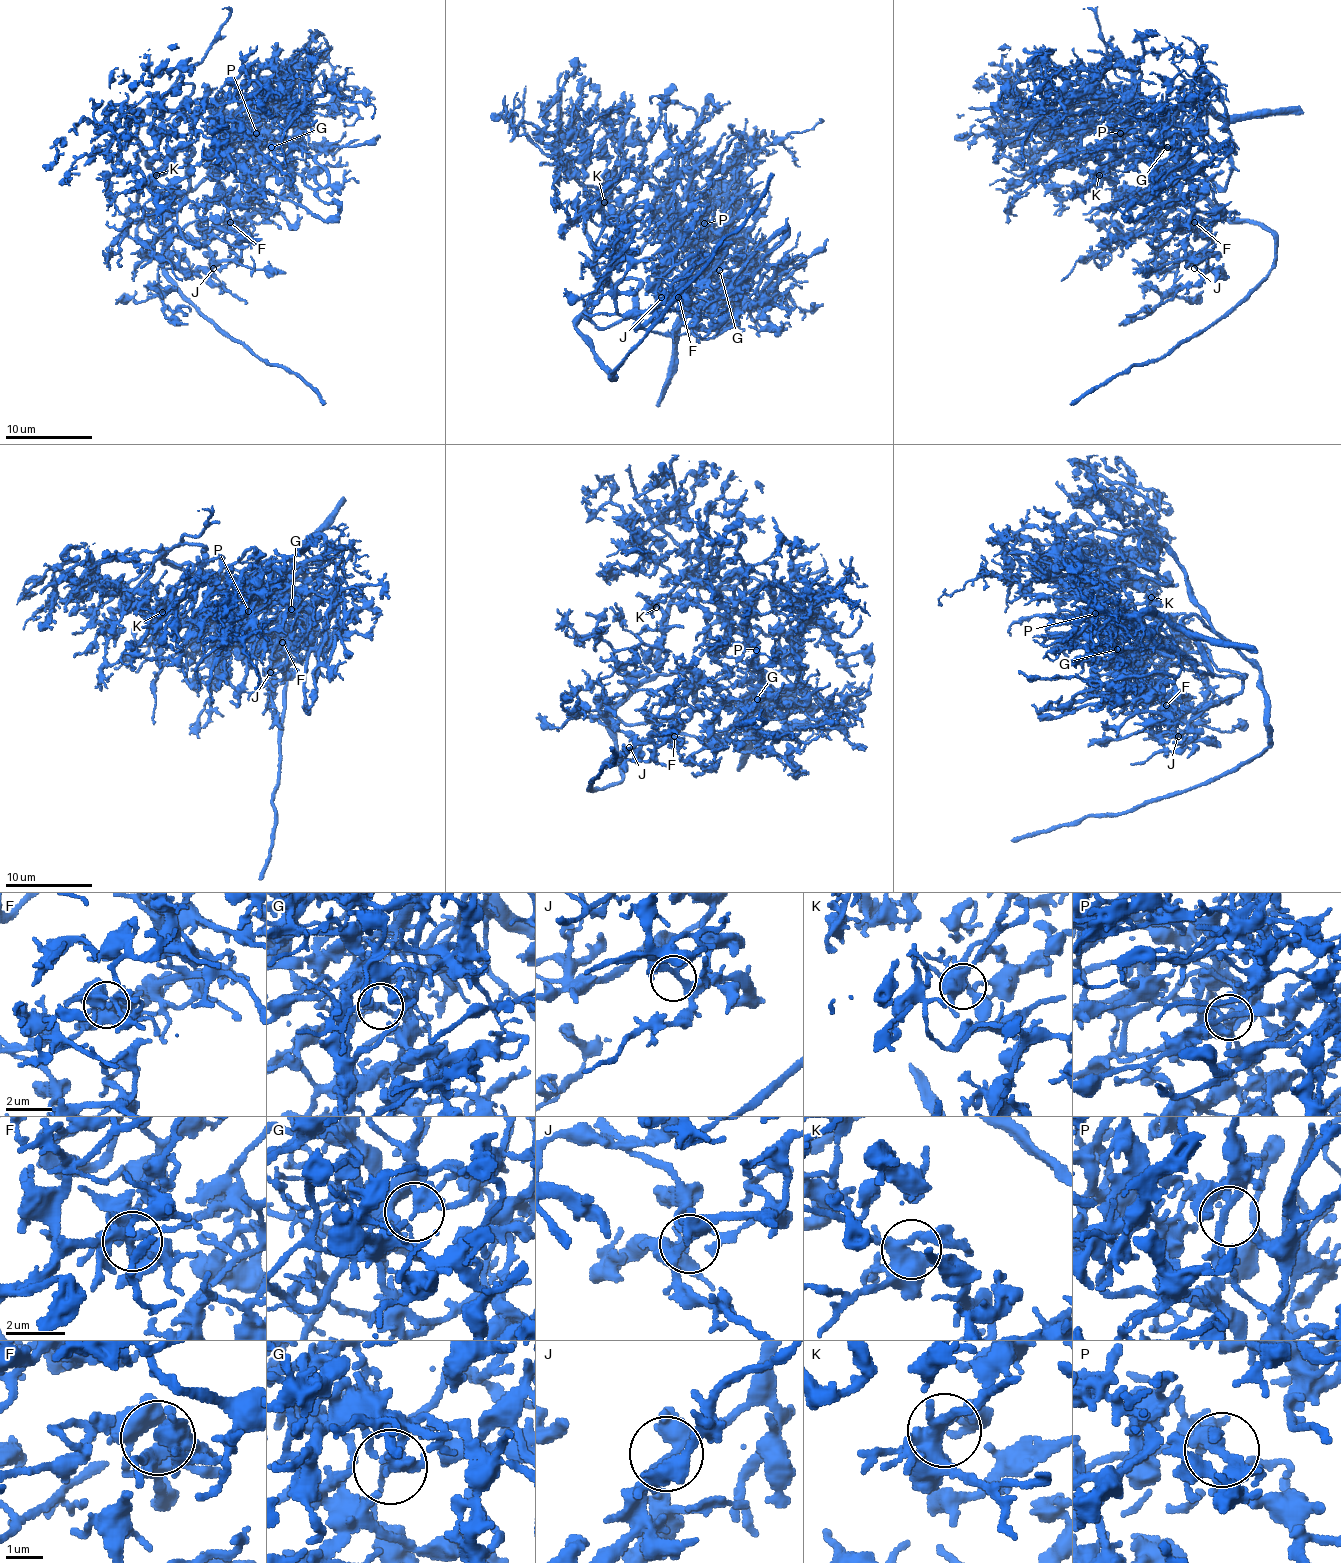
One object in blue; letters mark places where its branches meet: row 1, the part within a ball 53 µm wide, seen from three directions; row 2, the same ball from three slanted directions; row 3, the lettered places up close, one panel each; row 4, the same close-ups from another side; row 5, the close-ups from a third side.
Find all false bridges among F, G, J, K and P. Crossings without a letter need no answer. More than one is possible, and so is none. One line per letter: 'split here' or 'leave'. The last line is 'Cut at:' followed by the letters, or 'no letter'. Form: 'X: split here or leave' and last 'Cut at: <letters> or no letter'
F: leave
G: split here
J: leave
K: leave
P: leave
Cut at: G

